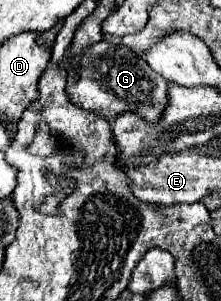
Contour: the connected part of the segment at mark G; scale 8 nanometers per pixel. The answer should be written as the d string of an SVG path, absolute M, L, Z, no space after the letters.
M104 36L100 42L84 48L80 54L74 54L70 58L70 66L66 94L74 106L90 110L108 122L114 122L114 118L124 112L132 112L148 124L160 122L168 104L170 84L160 78L160 74L156 74L140 54L132 52L120 40L114 42L110 36Z

